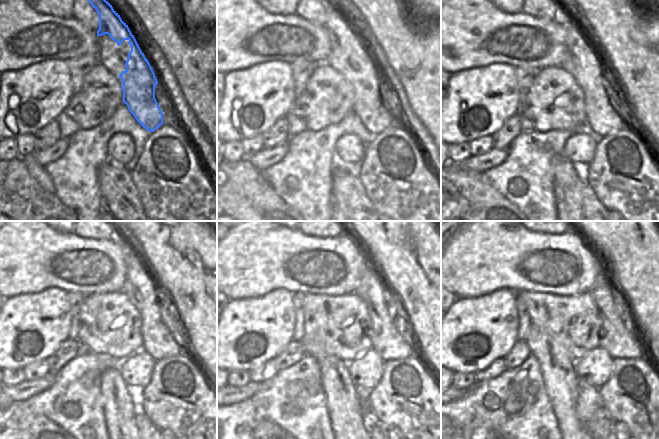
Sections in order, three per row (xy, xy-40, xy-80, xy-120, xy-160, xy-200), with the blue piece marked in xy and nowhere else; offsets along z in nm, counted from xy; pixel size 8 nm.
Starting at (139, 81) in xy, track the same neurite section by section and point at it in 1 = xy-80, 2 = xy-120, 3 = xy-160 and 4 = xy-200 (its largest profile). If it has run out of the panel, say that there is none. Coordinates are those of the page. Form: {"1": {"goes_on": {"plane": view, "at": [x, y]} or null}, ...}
{"1": {"goes_on": {"plane": "xy-80", "at": [588, 72]}}, "2": {"goes_on": {"plane": "xy-120", "at": [142, 292]}}, "3": {"goes_on": {"plane": "xy-160", "at": [386, 340]}}, "4": {"goes_on": {"plane": "xy-200", "at": [620, 341]}}}

